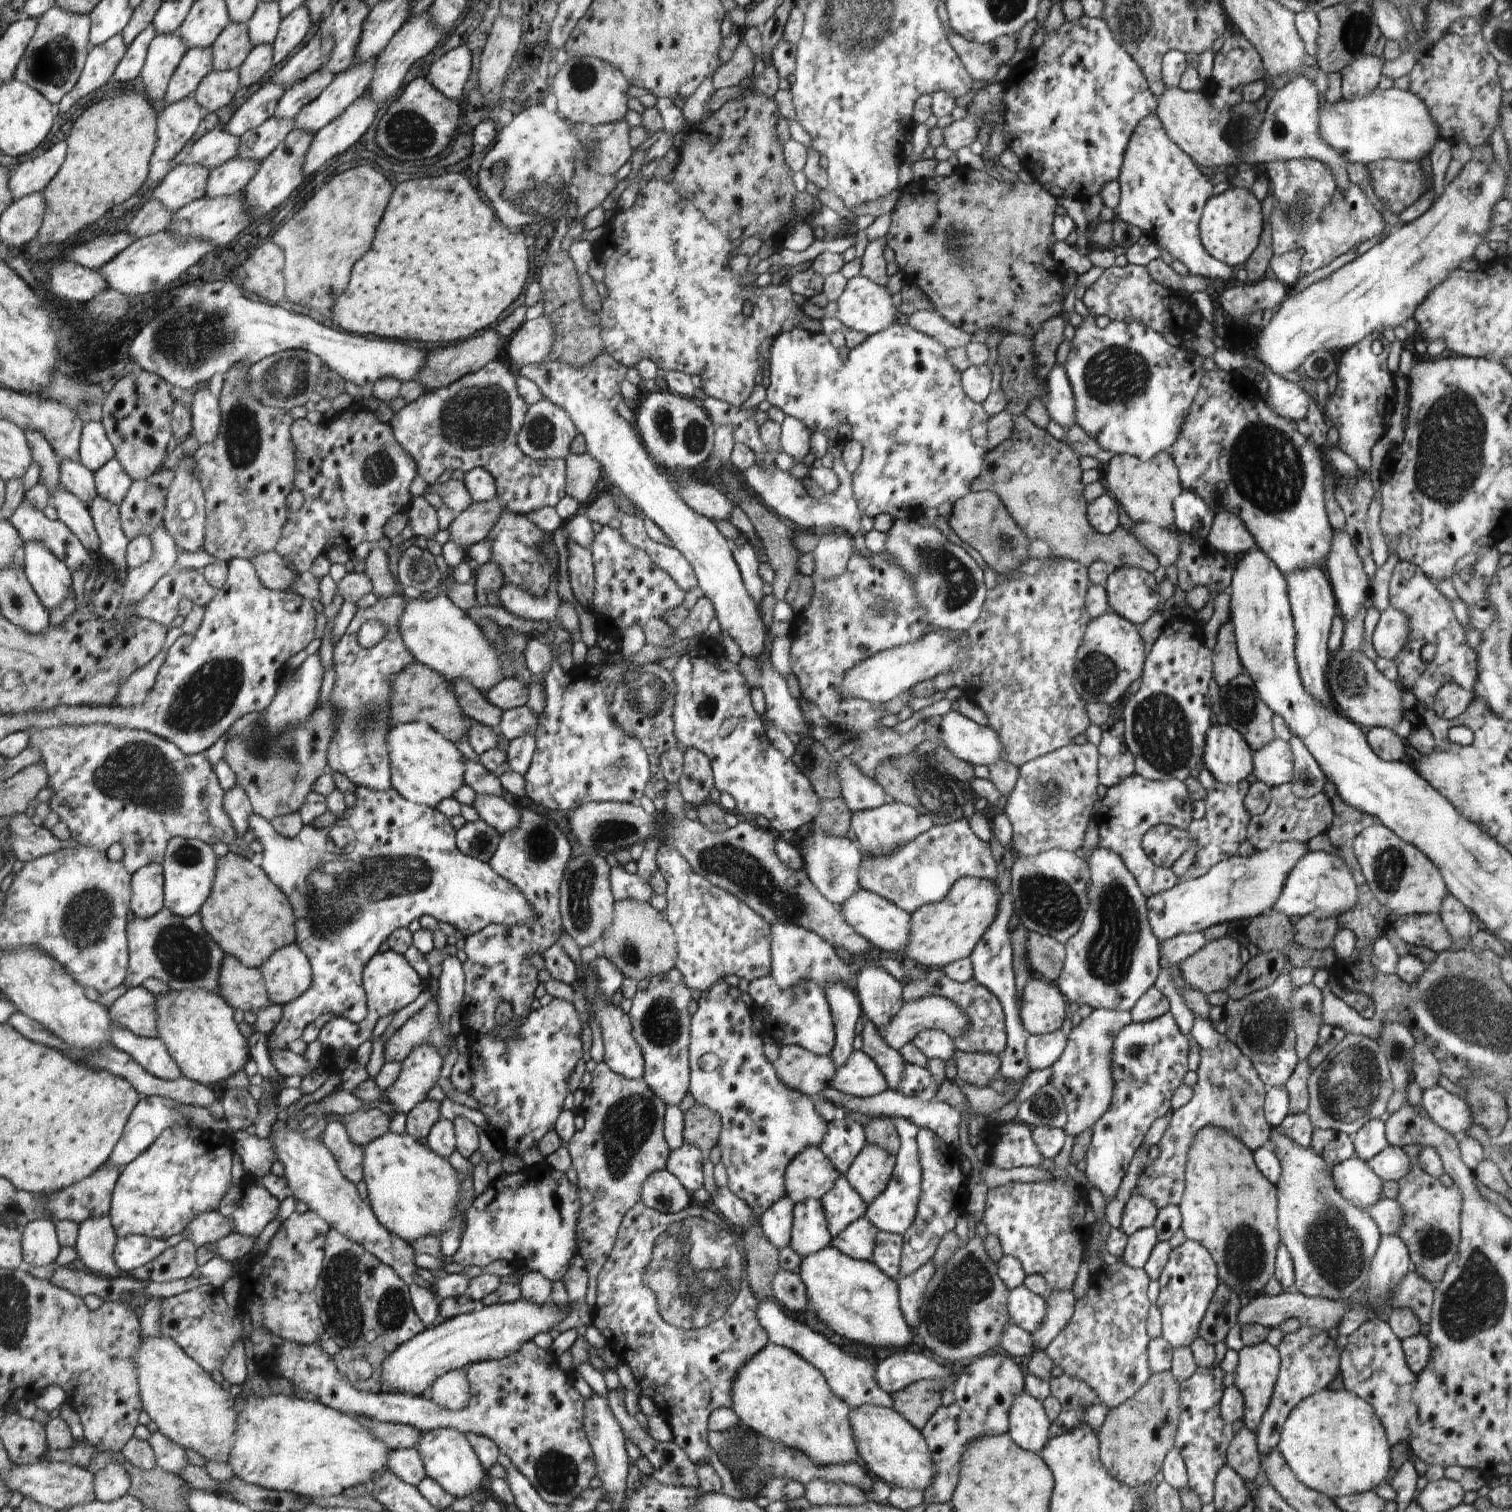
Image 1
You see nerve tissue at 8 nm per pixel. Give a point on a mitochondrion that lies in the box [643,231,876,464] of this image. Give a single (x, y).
(696, 432)

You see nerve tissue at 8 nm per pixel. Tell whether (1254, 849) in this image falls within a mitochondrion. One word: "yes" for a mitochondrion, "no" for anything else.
no

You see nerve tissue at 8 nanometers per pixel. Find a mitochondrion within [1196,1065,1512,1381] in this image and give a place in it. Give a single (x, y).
(1479, 1282)

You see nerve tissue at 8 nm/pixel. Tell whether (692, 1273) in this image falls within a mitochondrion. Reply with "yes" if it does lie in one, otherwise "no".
yes

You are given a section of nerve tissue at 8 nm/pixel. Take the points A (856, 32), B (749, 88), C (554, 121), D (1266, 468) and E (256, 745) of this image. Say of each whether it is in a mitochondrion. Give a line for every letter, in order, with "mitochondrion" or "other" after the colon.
A: mitochondrion
B: other
C: other
D: mitochondrion
E: mitochondrion

